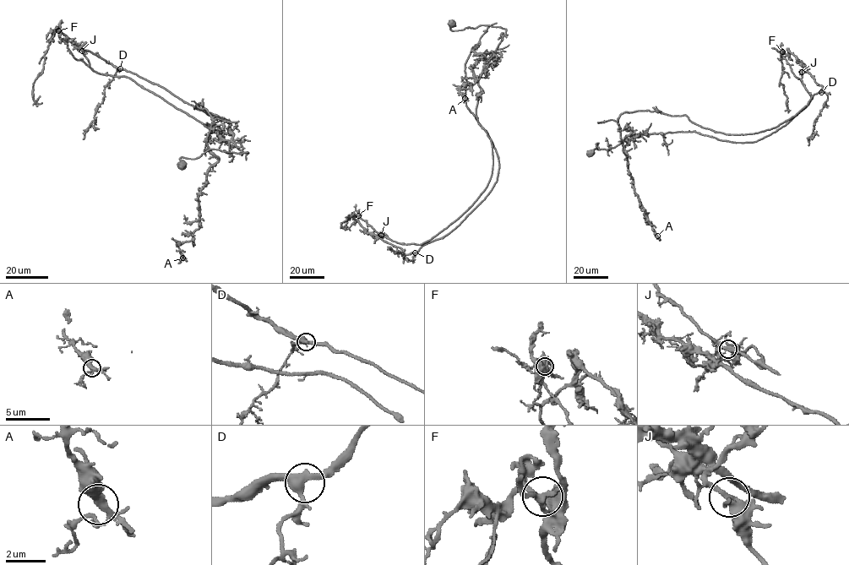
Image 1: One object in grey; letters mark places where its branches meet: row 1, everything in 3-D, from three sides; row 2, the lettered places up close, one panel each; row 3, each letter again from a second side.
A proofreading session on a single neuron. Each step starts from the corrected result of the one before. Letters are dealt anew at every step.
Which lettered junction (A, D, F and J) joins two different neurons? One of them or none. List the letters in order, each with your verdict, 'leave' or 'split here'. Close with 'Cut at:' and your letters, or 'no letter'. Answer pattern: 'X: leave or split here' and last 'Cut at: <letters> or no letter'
A: leave
D: leave
F: leave
J: split here
Cut at: J

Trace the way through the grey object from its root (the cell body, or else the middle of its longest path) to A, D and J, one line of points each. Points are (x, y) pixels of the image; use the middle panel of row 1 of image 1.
A: (452, 24), (506, 29), (492, 174), (378, 235), (405, 254), (497, 181), (476, 45), (465, 98)
D: (452, 24), (506, 29), (478, 80), (476, 116), (492, 171), (473, 204), (429, 240), (378, 235), (415, 252)
J: (452, 24), (506, 29), (478, 80), (491, 178), (426, 241), (381, 235)

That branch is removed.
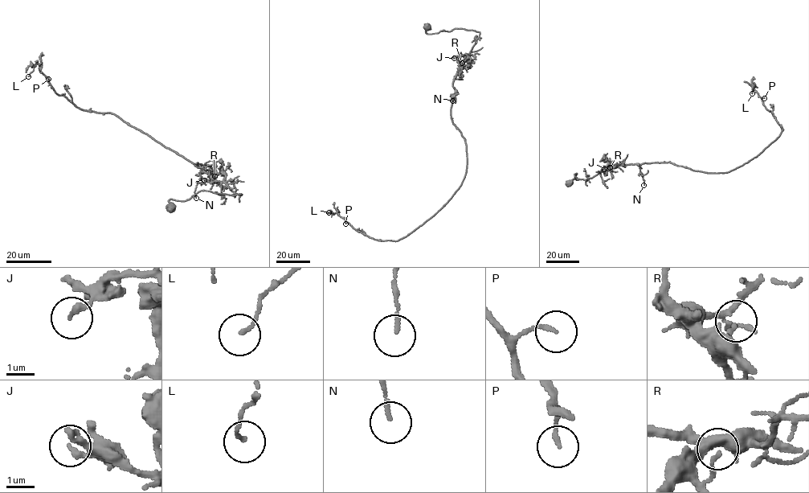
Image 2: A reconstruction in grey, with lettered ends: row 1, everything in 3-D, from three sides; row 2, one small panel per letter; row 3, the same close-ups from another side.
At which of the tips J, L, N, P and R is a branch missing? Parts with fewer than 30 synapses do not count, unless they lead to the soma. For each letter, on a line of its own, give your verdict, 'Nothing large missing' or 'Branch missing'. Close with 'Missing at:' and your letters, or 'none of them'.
J: Nothing large missing
L: Nothing large missing
N: Nothing large missing
P: Nothing large missing
R: Nothing large missing
Missing at: none of them

